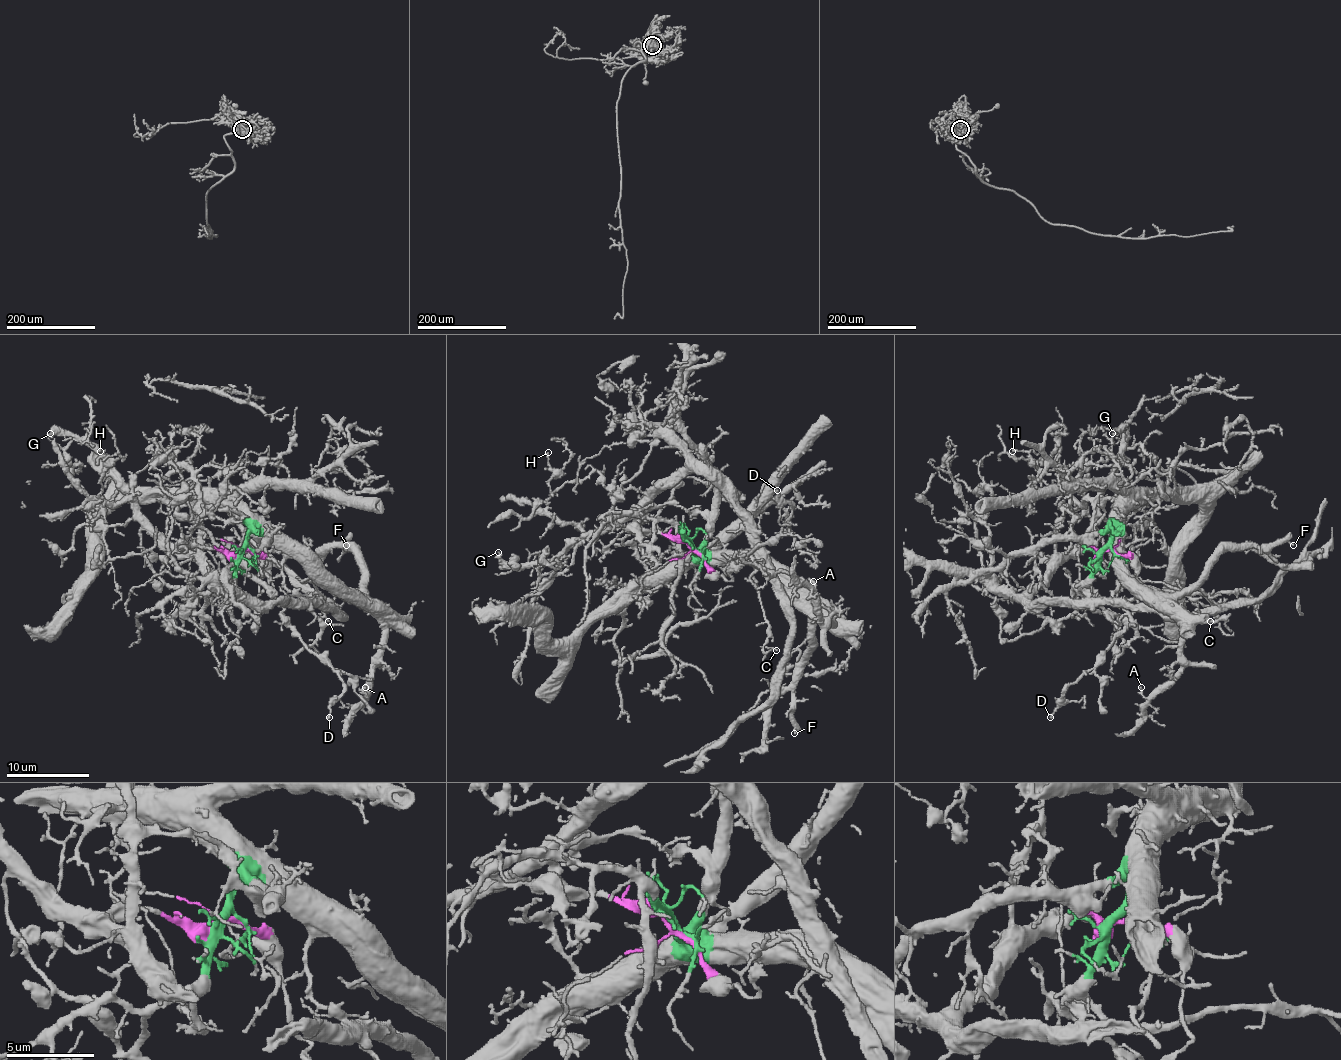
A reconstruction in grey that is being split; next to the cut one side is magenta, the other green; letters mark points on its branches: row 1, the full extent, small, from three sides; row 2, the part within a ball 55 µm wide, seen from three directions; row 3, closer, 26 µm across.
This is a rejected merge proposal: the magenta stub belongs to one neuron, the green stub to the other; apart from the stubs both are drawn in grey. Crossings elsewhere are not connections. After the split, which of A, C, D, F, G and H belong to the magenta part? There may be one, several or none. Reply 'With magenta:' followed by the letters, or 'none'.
With magenta: D, G, H

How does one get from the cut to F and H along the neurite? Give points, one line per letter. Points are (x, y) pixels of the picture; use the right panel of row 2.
F: (1105, 550), (1115, 533), (1115, 560), (1142, 585), (1171, 595), (1186, 593), (1227, 550), (1285, 541), (1294, 545)
H: (1105, 552), (1093, 545), (1078, 548), (1091, 527), (1093, 504), (1060, 496), (1026, 452), (1012, 450)

